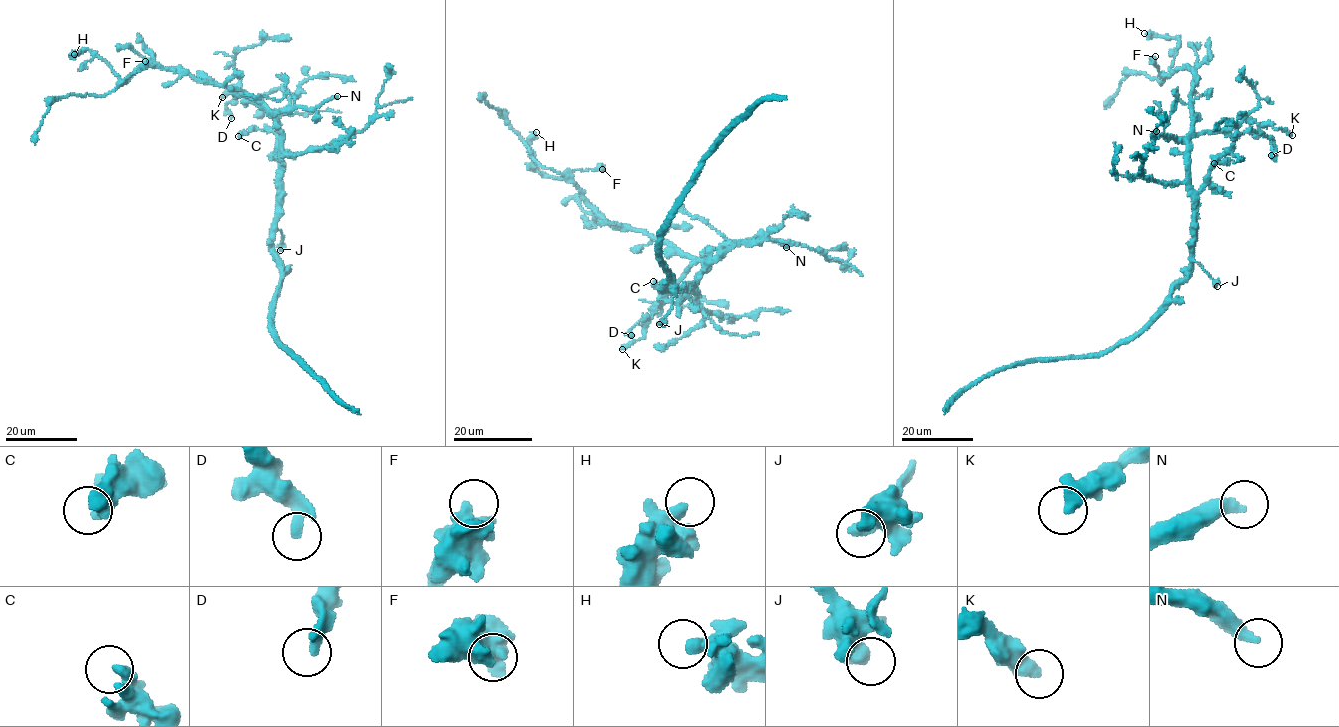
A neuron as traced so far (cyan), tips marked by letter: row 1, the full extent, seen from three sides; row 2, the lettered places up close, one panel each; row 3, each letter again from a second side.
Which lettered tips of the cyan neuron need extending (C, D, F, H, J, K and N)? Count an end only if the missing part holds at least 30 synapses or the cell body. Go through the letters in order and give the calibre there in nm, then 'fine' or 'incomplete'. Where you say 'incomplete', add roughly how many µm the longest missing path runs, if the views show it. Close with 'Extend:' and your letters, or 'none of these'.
C: 400 nm thick; fine
D: 280 nm thick; fine
F: 550 nm thick; fine
H: 400 nm thick; fine
J: 500 nm thick; fine
K: 480 nm thick; fine
N: 400 nm thick; incomplete; about 30 µm are missing
Extend: N

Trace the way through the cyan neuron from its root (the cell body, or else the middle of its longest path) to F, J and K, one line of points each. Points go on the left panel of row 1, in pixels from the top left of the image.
F: (281, 179), (281, 131), (258, 102), (230, 88), (162, 68), (141, 68), (123, 82), (145, 61)
J: (281, 179), (276, 220), (276, 227), (283, 238), (280, 250)
K: (281, 179), (281, 131), (277, 120), (258, 104), (246, 99), (239, 87), (222, 97)

